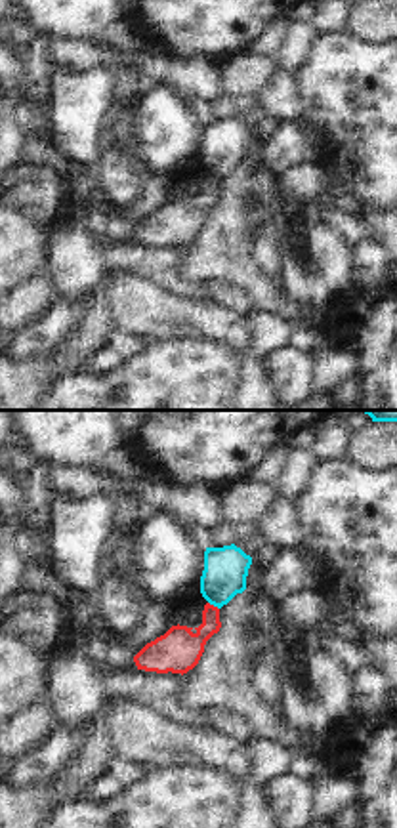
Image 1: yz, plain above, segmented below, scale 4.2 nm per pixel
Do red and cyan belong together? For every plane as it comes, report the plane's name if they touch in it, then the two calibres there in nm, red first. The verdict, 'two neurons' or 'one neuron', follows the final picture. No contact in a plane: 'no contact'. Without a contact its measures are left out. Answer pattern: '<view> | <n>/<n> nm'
yz | 190/190 nm

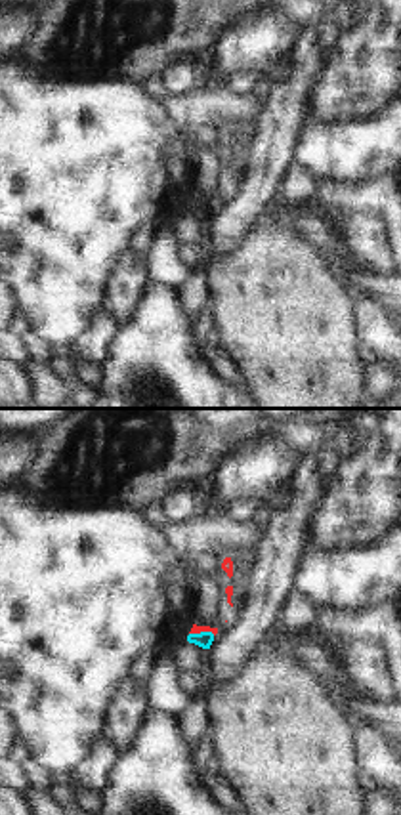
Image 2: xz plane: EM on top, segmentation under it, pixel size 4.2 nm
xz | 40/70 nm

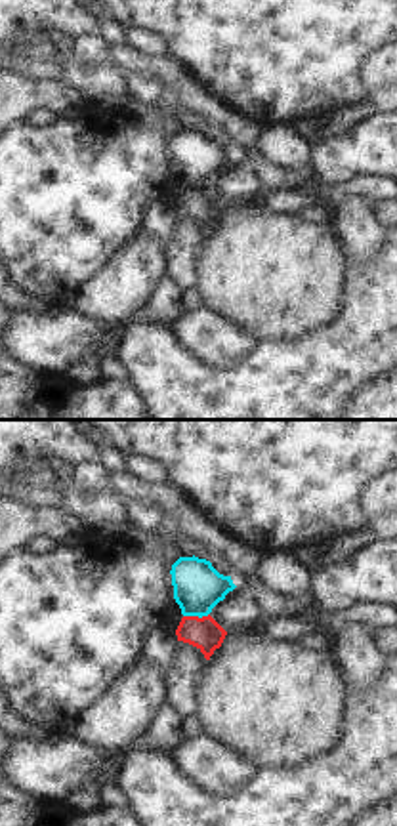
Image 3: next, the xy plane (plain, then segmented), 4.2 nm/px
xy | 140/200 nm

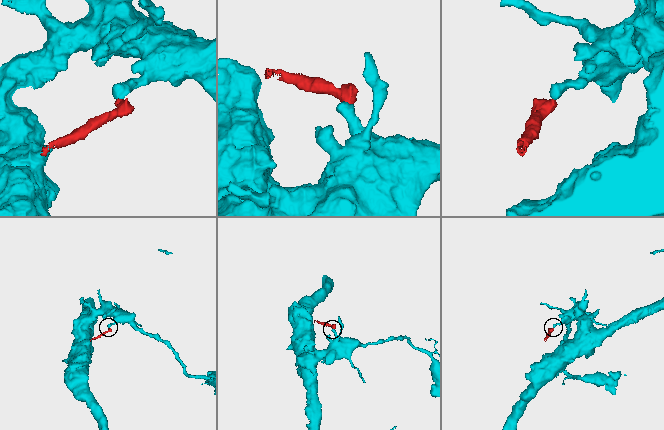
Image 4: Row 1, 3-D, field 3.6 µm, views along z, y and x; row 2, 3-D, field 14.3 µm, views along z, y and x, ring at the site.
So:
two neurons

